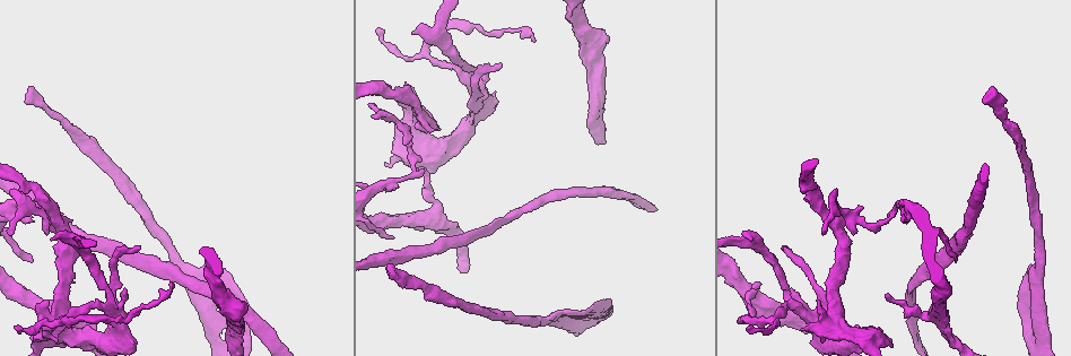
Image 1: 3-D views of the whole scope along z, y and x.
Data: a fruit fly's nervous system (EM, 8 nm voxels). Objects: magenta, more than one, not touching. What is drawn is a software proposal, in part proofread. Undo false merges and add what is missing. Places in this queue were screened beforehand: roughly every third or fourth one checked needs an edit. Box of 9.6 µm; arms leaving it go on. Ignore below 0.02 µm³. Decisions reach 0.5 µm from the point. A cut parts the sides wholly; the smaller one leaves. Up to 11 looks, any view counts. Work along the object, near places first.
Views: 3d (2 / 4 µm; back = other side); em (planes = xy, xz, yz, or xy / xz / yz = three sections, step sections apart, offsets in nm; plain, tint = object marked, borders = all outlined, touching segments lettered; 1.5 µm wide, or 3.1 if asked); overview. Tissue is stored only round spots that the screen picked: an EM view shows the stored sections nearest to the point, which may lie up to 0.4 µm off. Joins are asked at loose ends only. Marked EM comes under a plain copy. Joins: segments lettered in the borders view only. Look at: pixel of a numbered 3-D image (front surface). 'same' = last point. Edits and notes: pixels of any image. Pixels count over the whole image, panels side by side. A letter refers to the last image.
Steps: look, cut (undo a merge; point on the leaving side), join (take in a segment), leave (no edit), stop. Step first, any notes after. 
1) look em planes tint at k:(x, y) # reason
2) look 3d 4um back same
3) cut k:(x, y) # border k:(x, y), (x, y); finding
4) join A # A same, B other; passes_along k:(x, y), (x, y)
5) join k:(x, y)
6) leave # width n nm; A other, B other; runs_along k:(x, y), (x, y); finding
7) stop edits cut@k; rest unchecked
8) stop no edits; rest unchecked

look 3d 2um at 1:(377, 33) # branch stops here

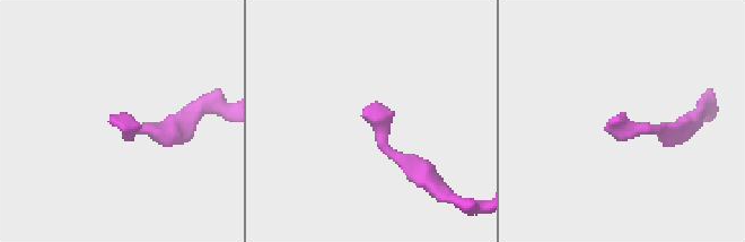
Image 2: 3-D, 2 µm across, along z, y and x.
look em planes borders at 2:(112, 114)

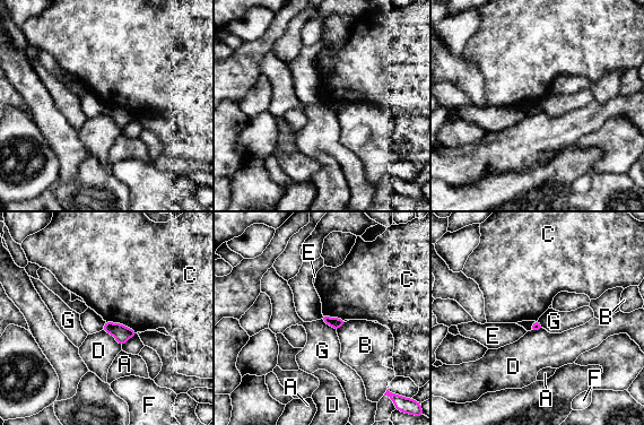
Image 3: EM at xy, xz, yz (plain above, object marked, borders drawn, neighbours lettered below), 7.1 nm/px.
leave # A other, B other, C other, D other, E other, F other, G other; border 3:(320, 319), (336, 330); none of them fits

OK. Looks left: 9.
look 3d 2um at 1:(582, 63) # thick end

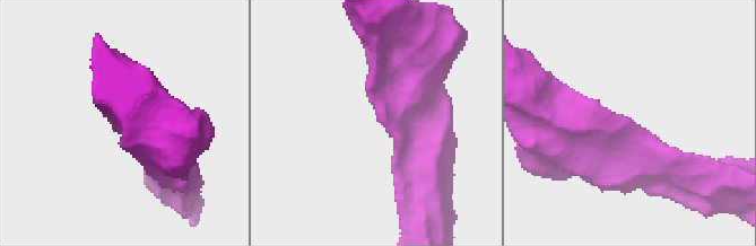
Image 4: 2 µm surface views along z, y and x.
look em xz step 8 tint at 4:(626, 117)

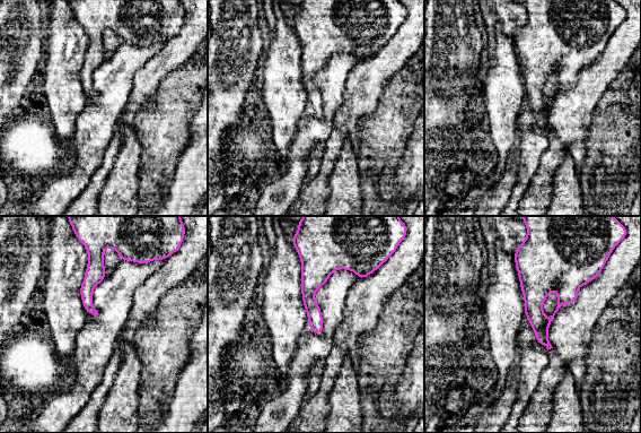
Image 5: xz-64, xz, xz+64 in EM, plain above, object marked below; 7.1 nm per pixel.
look em xz step 8 borders same # see the neighbours

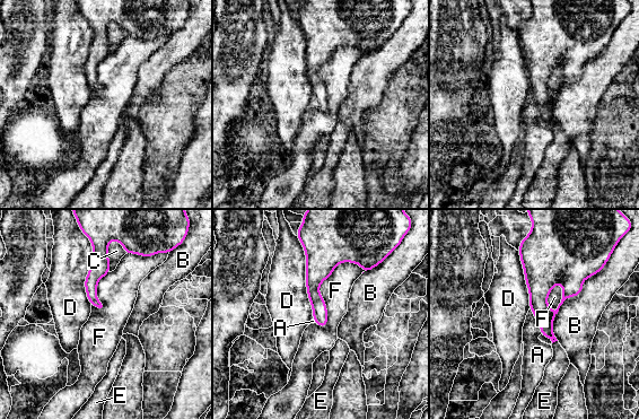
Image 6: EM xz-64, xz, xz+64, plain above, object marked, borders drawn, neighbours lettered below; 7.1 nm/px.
leave # longest_contact B 600 nm; A other, B other, C other, D other, E other, F other; border 6:(359, 264), (321, 284), (322, 328); no lettered segment goes on from it

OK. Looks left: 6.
look 3d 4um at 1:(53, 333) # four or more arms meet

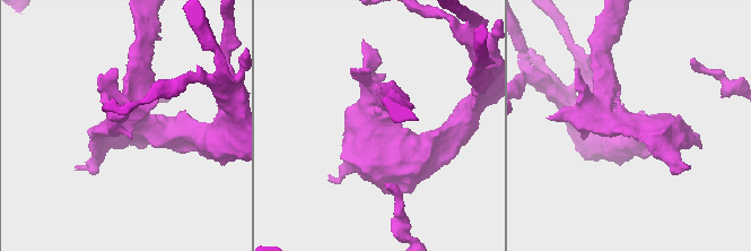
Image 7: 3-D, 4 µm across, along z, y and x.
look em planes borders at 7:(372, 120) # arms 4

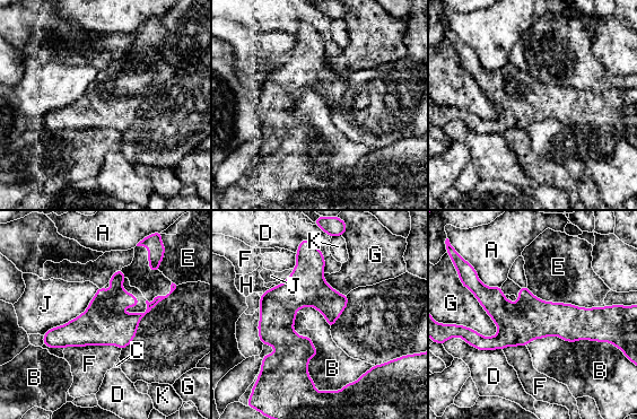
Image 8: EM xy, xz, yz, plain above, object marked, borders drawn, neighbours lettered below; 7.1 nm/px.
leave # A other, B other, C other, D other, E other, F other, G other, H other, J other, K other; runs_along 8:(607, 313), (522, 321), (499, 341), (473, 335); one neuron here

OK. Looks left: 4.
look em planes borders at 1:(837, 190) # an open end

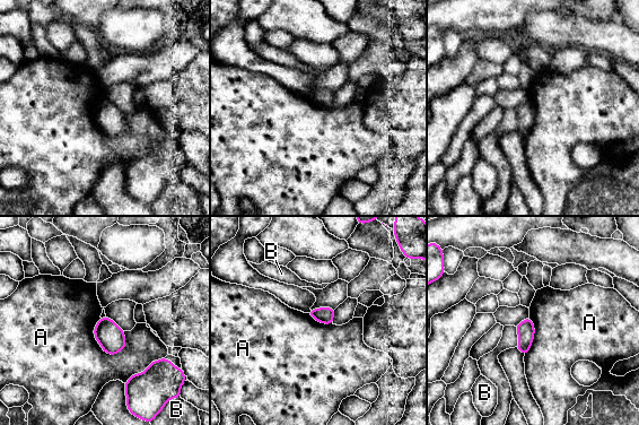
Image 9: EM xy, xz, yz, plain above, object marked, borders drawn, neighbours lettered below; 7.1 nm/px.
leave # longest_contact A 300 nm; A other, B other; none of them fits

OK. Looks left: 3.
stop no edits; rest unchecked

